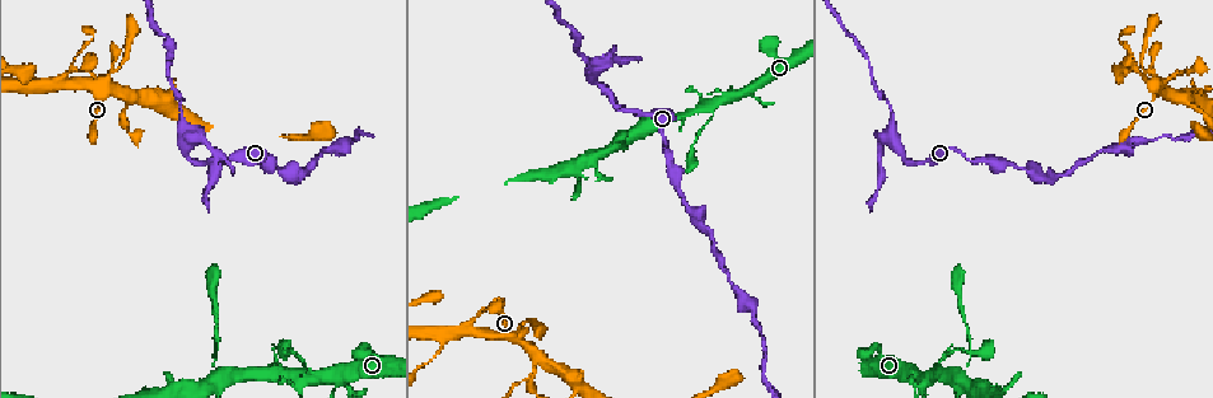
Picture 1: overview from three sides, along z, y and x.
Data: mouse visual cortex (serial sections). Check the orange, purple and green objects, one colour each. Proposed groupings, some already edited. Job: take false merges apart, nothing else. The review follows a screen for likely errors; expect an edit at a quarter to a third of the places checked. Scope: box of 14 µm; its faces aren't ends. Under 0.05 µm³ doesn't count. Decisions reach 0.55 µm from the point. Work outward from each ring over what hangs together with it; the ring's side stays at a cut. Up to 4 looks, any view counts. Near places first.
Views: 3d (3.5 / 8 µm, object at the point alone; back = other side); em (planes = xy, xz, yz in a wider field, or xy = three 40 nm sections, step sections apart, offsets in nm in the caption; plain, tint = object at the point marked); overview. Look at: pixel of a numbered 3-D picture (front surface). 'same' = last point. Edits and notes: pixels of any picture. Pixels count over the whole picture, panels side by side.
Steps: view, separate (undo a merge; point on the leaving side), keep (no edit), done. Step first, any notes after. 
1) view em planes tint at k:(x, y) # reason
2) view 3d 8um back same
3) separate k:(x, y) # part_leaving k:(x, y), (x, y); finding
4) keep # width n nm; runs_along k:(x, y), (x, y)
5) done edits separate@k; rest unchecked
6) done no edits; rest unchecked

view 3d 3.5um back at 1:(586, 63) # thin neck

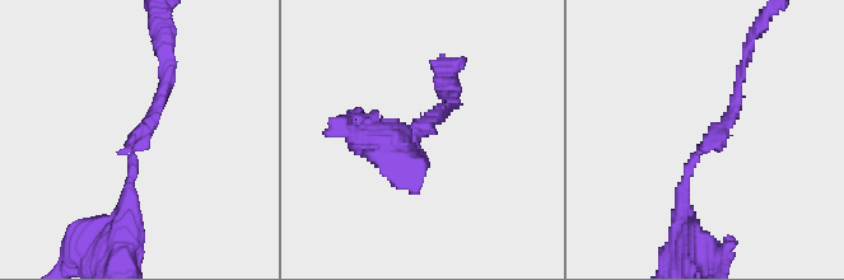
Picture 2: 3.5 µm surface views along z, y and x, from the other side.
view em xy step 5 tint at 2:(131, 142) # arm_widths 150, 250 nm

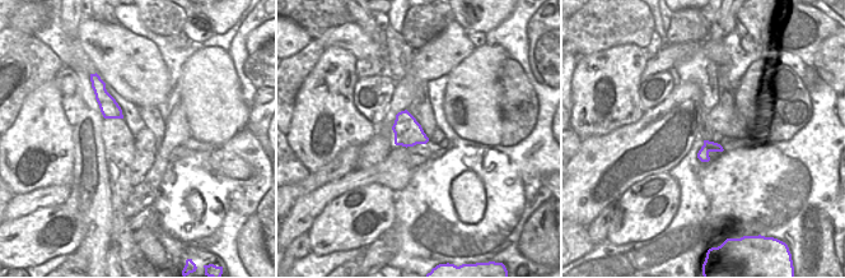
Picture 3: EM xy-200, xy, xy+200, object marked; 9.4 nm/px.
keep # width 260 nm; runs_along 2:(681, 225), (688, 167), (731, 116), (740, 76); one cell here

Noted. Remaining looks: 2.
view 3d 3.5um at 1:(68, 71) # thick turns thin

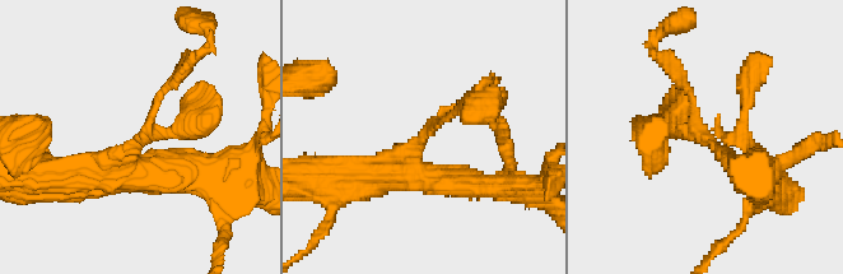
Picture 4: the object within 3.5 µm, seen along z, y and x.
view em xy step 1 tint at 4:(145, 131)

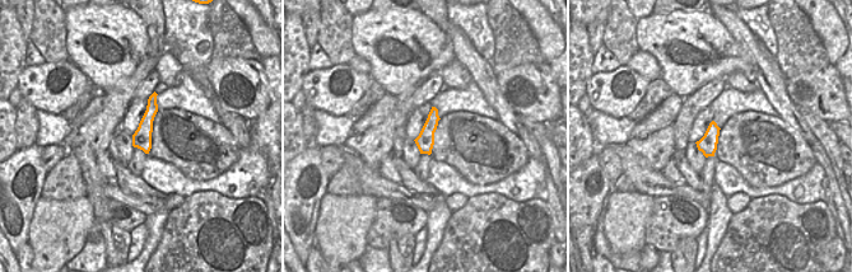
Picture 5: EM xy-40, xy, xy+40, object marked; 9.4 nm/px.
keep # arm_widths 150, 250, 350 nm; runs_along 5:(153, 98), (145, 125), (145, 148); all the same cell

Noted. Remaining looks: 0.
done no edits; rest unchecked

